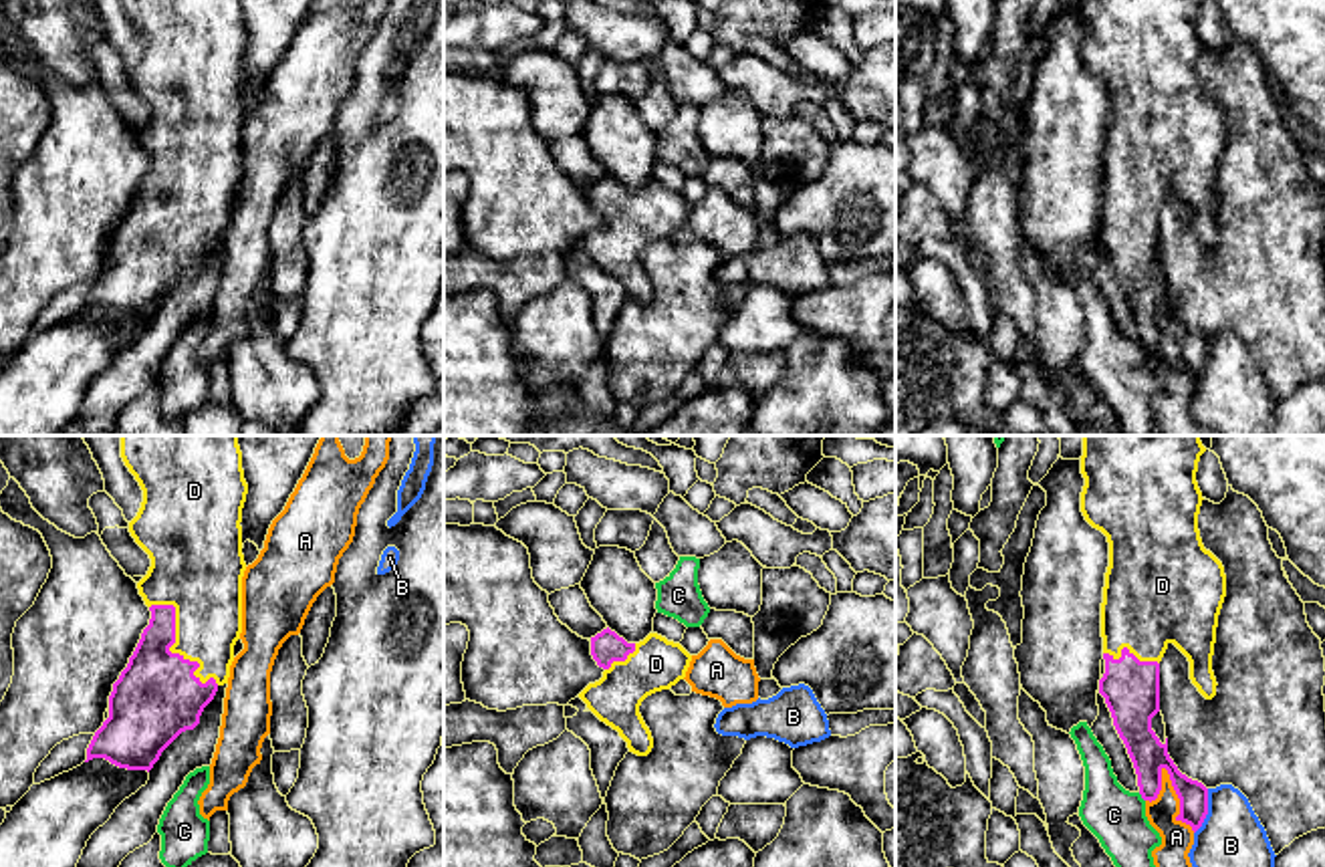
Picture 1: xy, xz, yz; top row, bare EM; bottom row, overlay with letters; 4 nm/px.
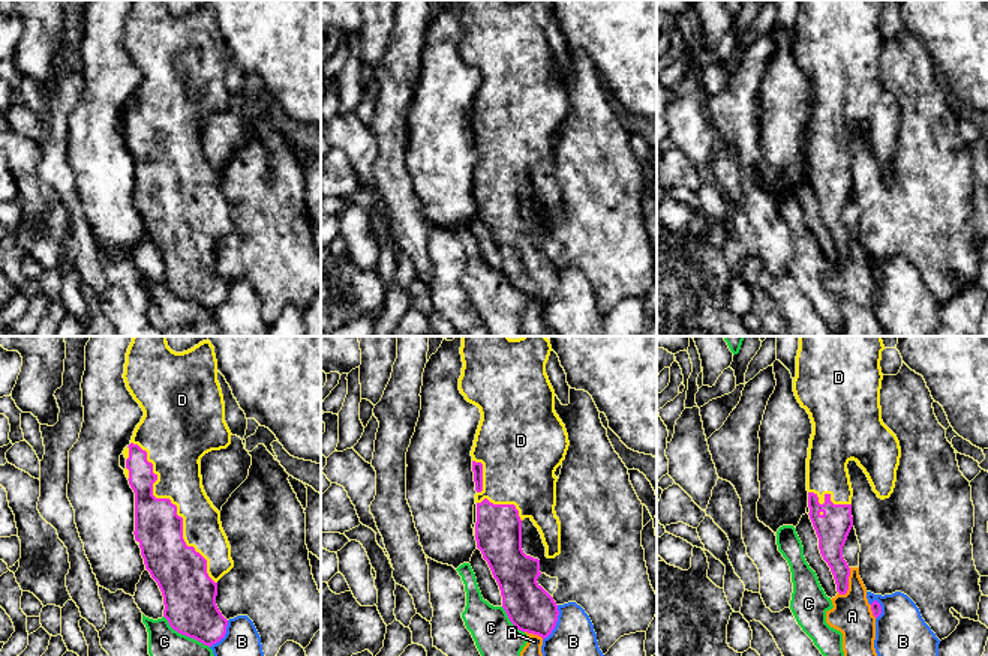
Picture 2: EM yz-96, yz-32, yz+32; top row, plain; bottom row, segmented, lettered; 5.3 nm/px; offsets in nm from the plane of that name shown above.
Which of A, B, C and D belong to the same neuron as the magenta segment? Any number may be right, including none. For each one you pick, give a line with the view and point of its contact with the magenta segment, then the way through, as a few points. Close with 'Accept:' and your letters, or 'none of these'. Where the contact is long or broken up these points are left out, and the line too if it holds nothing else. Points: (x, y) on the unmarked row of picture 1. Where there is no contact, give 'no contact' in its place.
D: contact xy (168, 198)
Accept: D

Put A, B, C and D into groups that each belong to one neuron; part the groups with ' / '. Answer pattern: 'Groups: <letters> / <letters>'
Groups: A / B / C / D

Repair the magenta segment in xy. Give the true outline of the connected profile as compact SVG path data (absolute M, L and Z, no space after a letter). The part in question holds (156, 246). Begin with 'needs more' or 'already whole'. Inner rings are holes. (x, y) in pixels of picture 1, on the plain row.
needs more; M121 0L121 6L143 38L143 50L129 71L129 81L151 107L147 123L137 131L151 167L127 216L113 232L109 266L95 280L85 311L105 306L119 317L149 321L182 280L200 272L204 256L214 248L218 236L228 232L234 194L242 181L246 111L240 71L248 32L242 18L242 0Z

